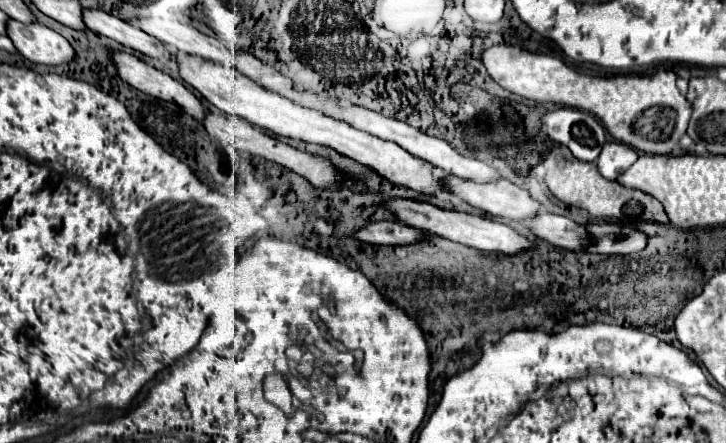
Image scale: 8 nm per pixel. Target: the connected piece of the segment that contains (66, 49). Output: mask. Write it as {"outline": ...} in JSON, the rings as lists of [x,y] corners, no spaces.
{"outline":[[[8,21],[8,37],[14,41],[16,49],[32,63],[42,65],[64,65],[74,61],[76,53],[68,39],[60,33],[40,25],[30,23],[24,25],[20,21]]]}

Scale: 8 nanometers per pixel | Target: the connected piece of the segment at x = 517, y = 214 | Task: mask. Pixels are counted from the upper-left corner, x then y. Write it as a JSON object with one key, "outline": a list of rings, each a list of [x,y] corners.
{"outline":[[[446,177],[446,183],[446,191],[452,197],[462,199],[472,207],[492,215],[518,221],[522,217],[534,215],[540,209],[540,203],[536,203],[524,189],[506,179],[476,183],[472,179]]]}

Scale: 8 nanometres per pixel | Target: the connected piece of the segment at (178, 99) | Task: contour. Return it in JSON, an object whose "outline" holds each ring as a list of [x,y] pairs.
{"outline":[[[116,51],[114,61],[116,61],[120,77],[126,83],[130,83],[132,87],[136,87],[156,99],[164,99],[164,101],[172,101],[172,103],[180,105],[196,121],[204,121],[204,117],[208,115],[208,109],[204,107],[204,103],[182,81],[170,77],[164,71],[154,69],[152,65],[136,59],[130,53]]]}

